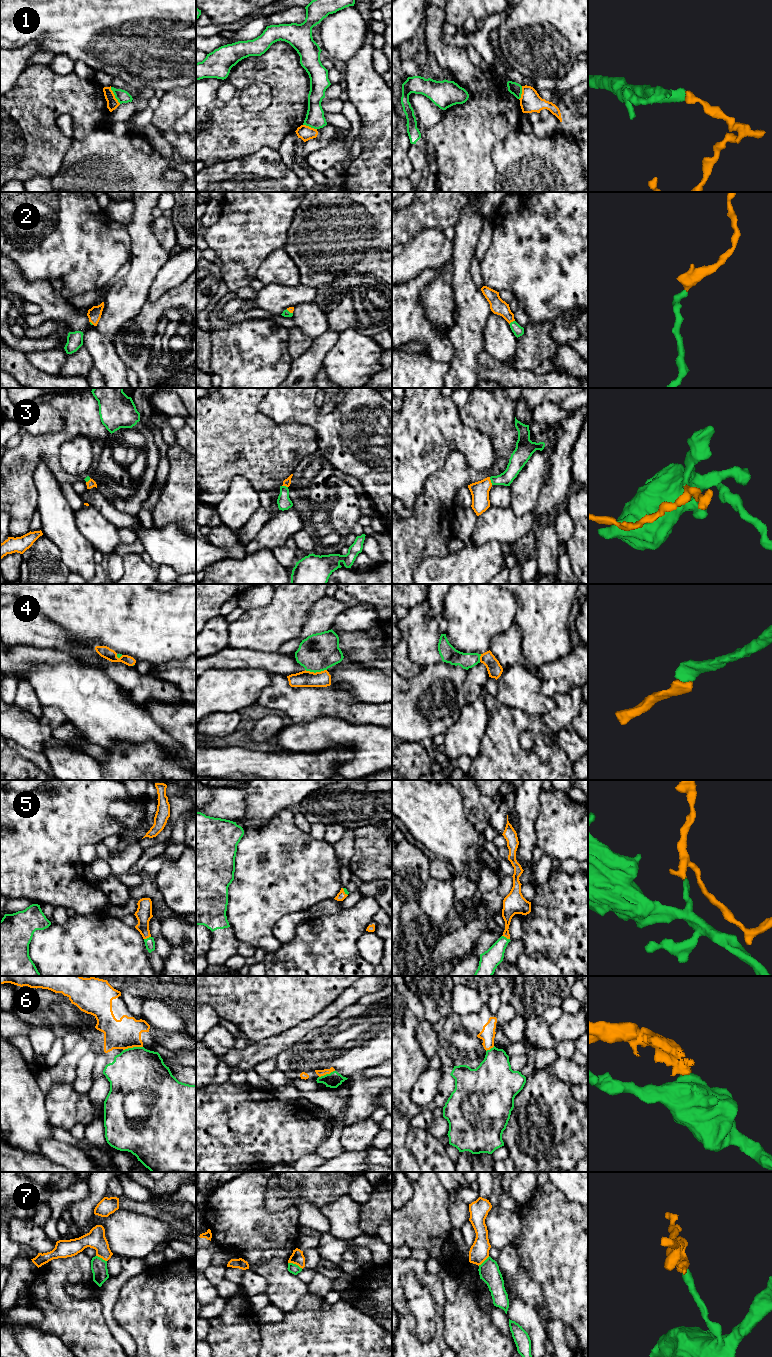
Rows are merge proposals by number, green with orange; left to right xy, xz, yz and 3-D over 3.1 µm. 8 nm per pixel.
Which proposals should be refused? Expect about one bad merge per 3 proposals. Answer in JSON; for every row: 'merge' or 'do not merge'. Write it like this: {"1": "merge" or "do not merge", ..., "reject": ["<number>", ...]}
{"1": "do not merge", "2": "merge", "3": "merge", "4": "merge", "5": "merge", "6": "do not merge", "7": "do not merge", "reject": ["1", "6", "7"]}

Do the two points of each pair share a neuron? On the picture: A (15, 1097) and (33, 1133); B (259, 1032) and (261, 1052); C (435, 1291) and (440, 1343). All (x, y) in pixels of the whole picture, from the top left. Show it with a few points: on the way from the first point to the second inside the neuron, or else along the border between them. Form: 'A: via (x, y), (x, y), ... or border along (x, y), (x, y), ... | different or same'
A: via (17, 1106), (26, 1124) | same
B: border along (282, 1031), (253, 1042) | different
C: via (439, 1304), (440, 1330) | same

